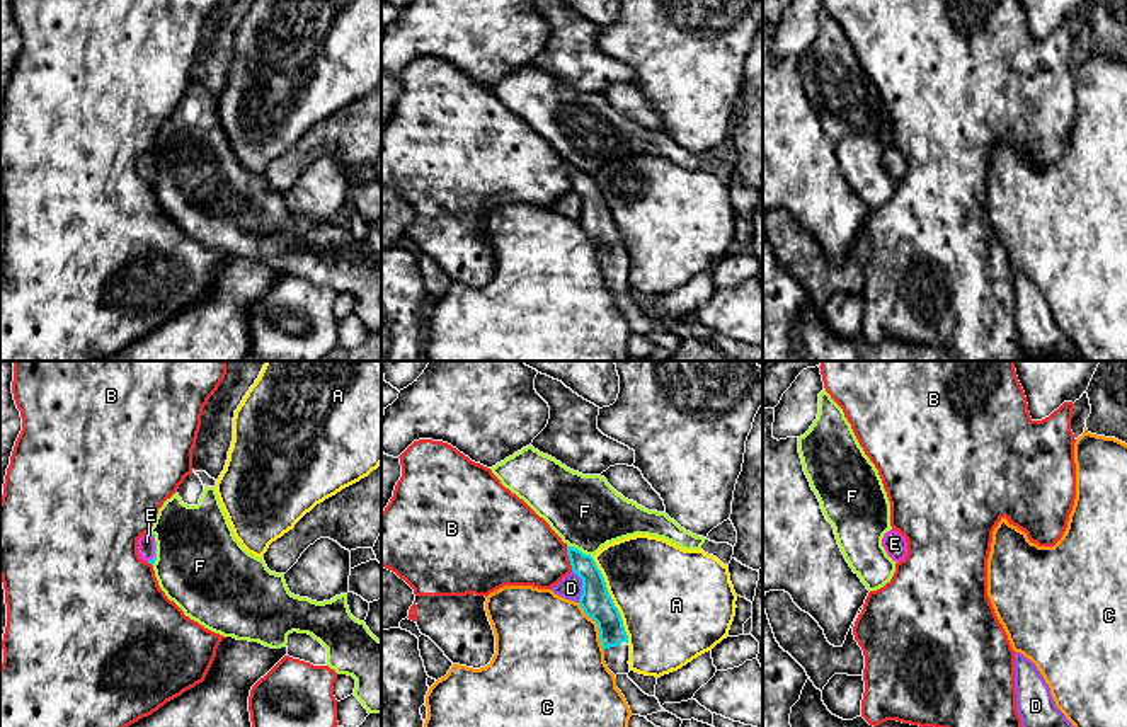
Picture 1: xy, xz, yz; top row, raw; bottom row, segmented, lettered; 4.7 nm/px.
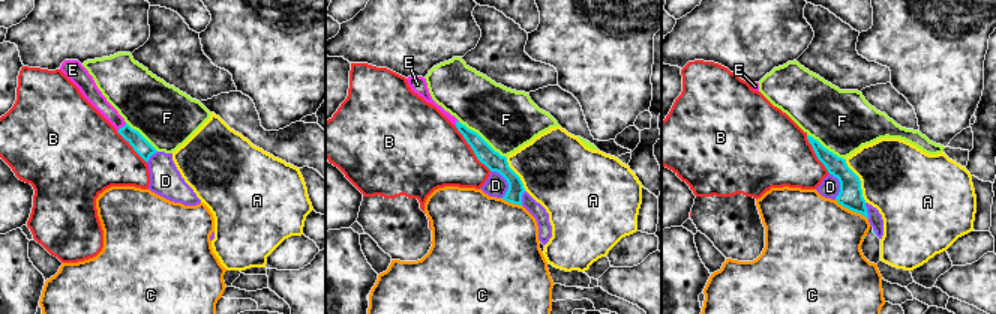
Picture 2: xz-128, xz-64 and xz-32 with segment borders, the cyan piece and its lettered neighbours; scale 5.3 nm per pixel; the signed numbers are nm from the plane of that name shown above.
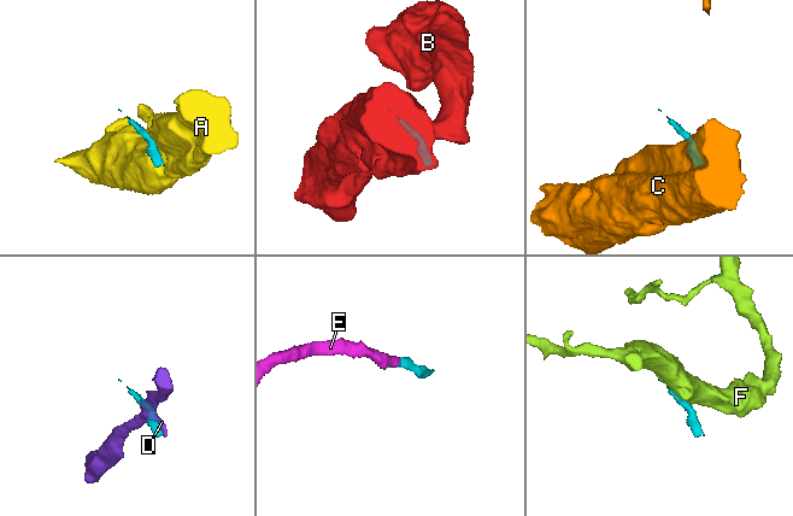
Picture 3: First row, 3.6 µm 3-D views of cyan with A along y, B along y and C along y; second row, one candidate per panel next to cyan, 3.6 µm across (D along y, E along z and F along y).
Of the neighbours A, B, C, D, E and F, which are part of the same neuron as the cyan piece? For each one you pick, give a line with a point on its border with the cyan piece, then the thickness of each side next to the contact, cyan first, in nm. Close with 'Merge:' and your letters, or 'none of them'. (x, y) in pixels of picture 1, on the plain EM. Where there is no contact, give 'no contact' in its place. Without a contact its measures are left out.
E: contact xy (155, 171); calibres 20 and 80 nm
Merge: E

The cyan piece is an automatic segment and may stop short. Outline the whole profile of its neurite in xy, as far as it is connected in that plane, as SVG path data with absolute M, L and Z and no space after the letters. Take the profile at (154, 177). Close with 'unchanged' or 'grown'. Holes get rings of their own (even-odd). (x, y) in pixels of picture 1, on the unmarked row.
M148 150L138 158L138 174L141 179L148 182L155 182L157 179L157 160L153 153Z; grown

